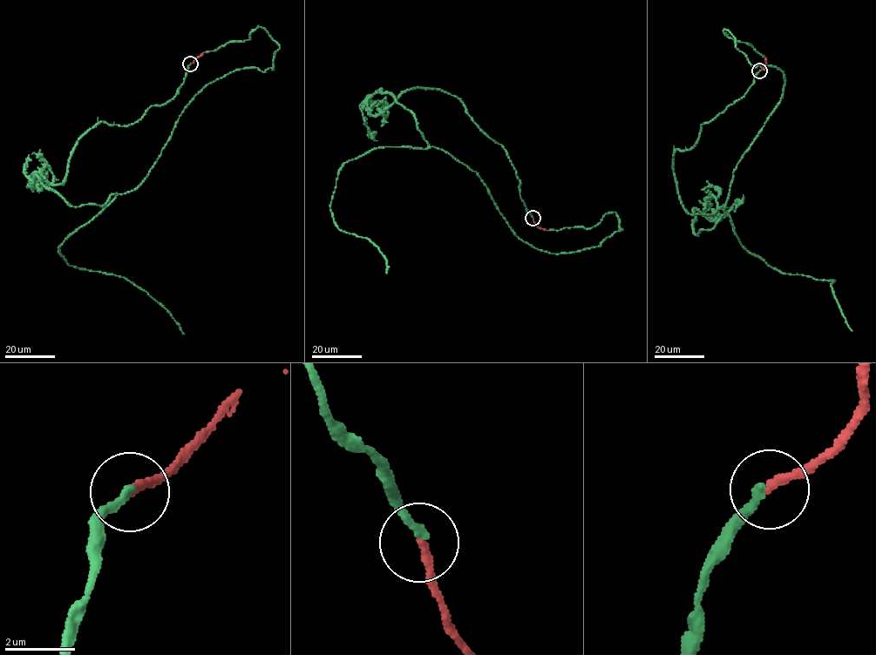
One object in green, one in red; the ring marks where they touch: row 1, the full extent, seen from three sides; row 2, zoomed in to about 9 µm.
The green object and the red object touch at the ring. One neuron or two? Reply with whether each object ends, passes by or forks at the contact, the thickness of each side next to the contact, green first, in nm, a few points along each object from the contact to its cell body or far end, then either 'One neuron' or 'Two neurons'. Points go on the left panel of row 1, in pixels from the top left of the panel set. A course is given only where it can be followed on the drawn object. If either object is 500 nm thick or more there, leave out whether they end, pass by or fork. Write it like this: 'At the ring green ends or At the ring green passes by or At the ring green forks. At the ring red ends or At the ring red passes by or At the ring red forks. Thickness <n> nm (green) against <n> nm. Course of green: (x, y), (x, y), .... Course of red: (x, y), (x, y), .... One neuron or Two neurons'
At the ring green ends. At the ring red ends. Thickness 240 nm (green) against 220 nm. Course of green: (190, 64), (32, 187), (75, 206), (134, 189), (193, 96), (280, 46), (259, 26), (205, 52). Course of red: (190, 64), (205, 52). One neuron

